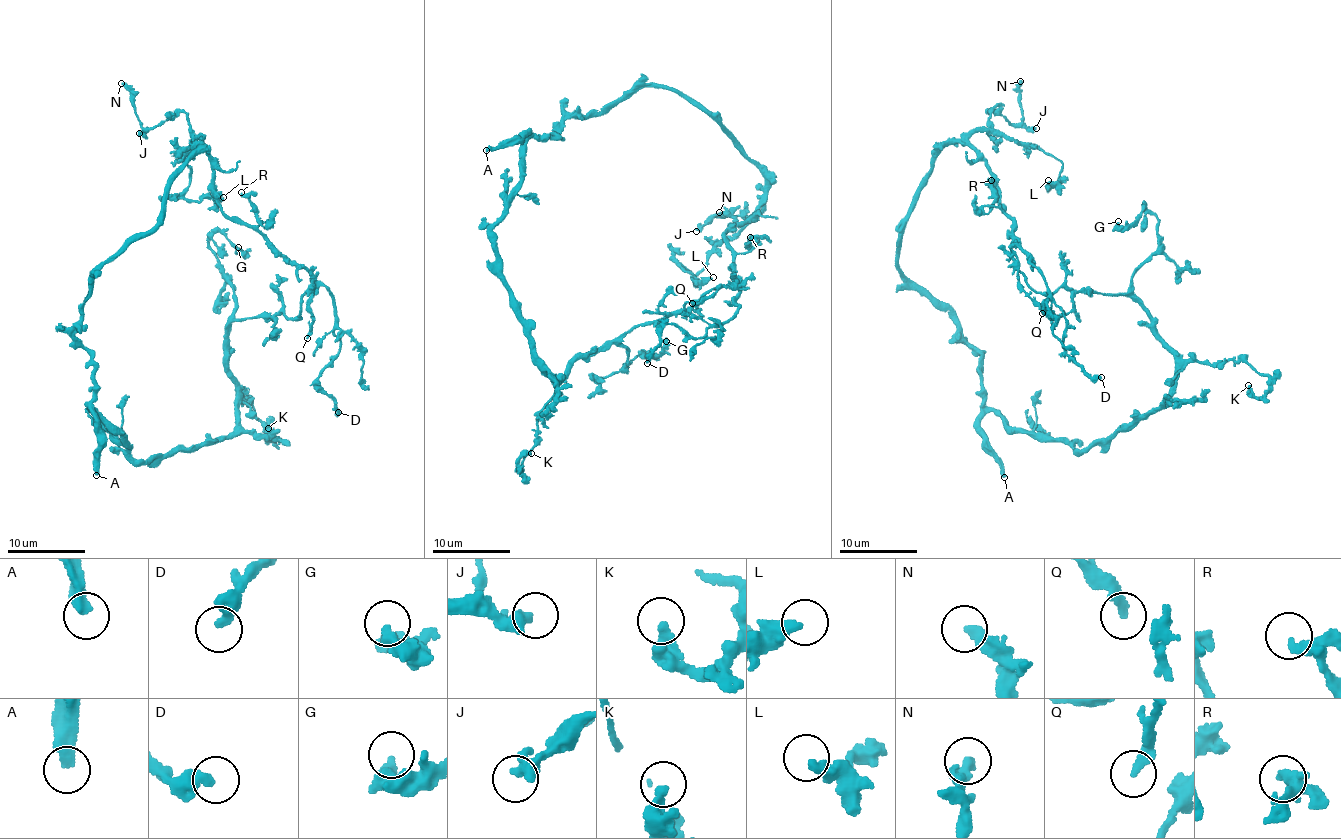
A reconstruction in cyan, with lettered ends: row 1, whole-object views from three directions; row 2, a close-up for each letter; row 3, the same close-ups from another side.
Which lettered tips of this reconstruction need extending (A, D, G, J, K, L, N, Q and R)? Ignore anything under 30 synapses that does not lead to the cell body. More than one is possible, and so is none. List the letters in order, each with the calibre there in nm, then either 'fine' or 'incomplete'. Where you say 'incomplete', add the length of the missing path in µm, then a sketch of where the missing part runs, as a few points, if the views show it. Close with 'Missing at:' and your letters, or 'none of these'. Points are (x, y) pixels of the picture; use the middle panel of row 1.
A: 400 nm thick; fine
D: 360 nm thick; fine
G: 360 nm thick; fine
J: 280 nm thick; fine
K: 320 nm thick; fine
L: 360 nm thick; fine
N: 300 nm thick; fine
Q: 280 nm thick; fine
R: 320 nm thick; fine
Missing at: none of these

